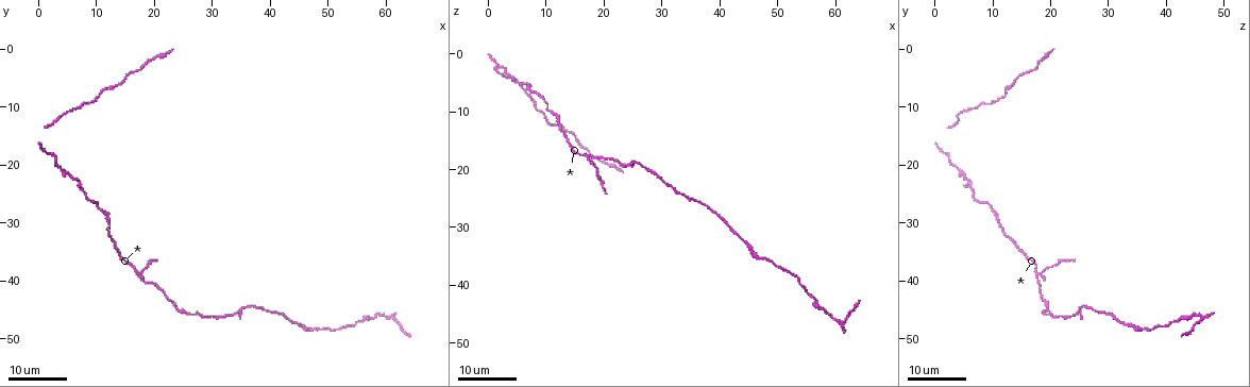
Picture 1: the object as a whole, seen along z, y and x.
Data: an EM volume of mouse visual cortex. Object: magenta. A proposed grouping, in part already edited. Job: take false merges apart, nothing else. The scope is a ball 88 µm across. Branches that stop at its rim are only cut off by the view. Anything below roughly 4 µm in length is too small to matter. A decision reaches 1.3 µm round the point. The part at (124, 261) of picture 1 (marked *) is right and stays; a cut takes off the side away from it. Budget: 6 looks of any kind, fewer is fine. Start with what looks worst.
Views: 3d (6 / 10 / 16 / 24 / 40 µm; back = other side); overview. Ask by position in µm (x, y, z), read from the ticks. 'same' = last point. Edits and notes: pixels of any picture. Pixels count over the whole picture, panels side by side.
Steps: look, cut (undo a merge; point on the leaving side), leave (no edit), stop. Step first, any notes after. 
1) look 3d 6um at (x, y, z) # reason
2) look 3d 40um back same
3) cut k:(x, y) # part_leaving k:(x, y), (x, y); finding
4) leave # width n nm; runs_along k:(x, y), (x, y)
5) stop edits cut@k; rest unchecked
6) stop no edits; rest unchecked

look 3d 16um at (17.5, 38.5, 18.0) # four-way junction

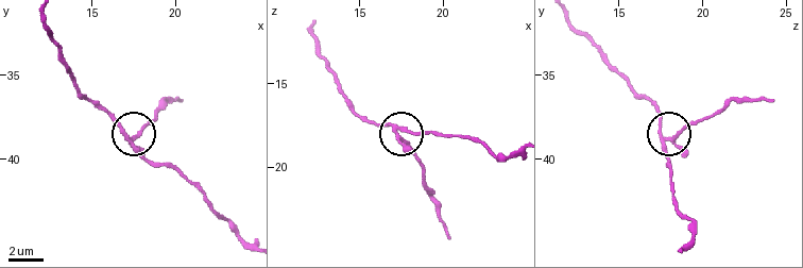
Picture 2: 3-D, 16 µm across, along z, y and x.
look 3d 6um at (17.3, 38.9, 18.2)

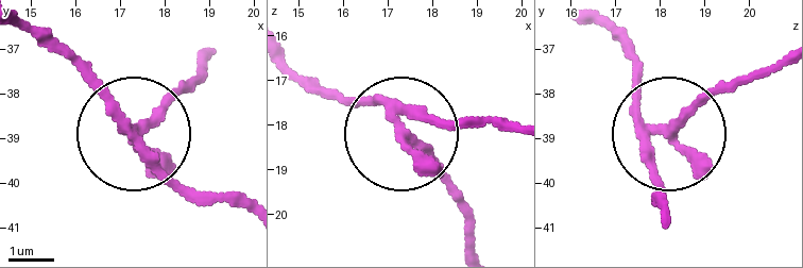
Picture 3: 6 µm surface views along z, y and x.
cut 3:(170, 102) # arms 4; two neurons meet here

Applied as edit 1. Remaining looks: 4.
look 3d 16um at (57.0, 46.5, 43.5) # sudden change in width

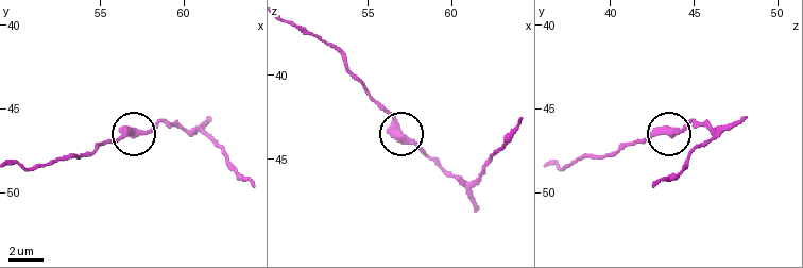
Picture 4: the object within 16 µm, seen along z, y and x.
look 3d 6um at (57.5, 46.4, 44.0)

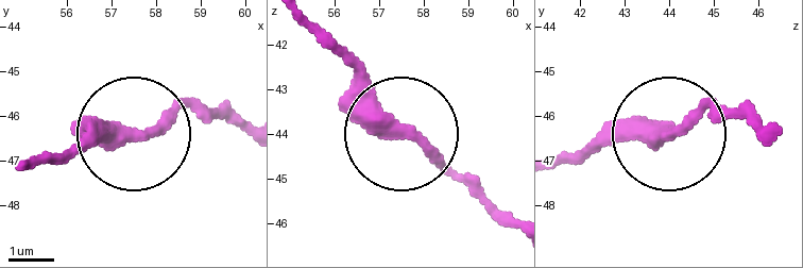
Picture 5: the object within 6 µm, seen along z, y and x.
look 3d 6um back at (57.55, 46.40, 44.00)

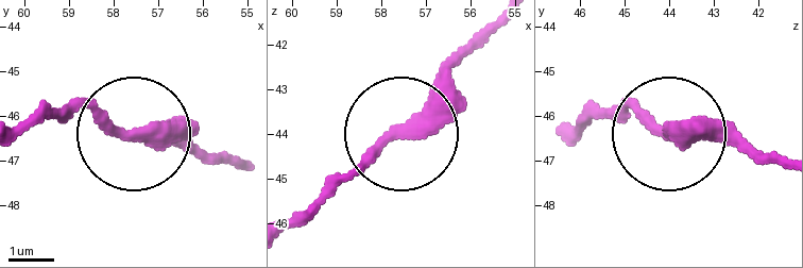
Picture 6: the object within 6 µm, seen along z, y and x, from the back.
leave # runs_along 6:(775, 165), (597, 107); all the same neuron

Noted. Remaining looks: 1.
stop edits cut@3; rest unchecked

